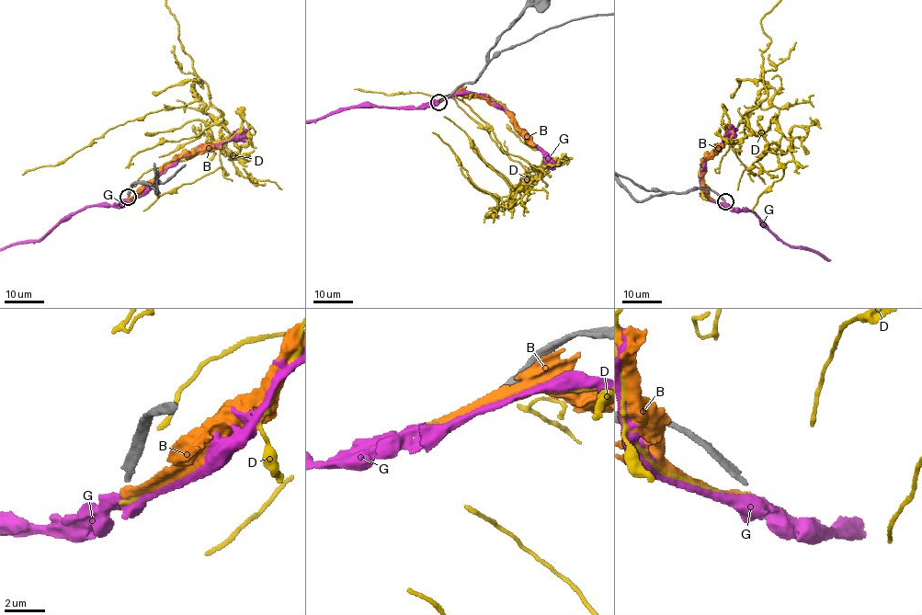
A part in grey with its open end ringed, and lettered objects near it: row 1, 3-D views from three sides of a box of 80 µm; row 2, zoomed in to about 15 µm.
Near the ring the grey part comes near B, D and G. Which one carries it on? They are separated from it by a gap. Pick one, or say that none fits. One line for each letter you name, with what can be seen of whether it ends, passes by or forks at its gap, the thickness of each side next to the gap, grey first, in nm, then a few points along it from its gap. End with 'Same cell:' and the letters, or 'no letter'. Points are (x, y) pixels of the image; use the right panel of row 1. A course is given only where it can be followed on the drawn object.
Same cell: no letter

